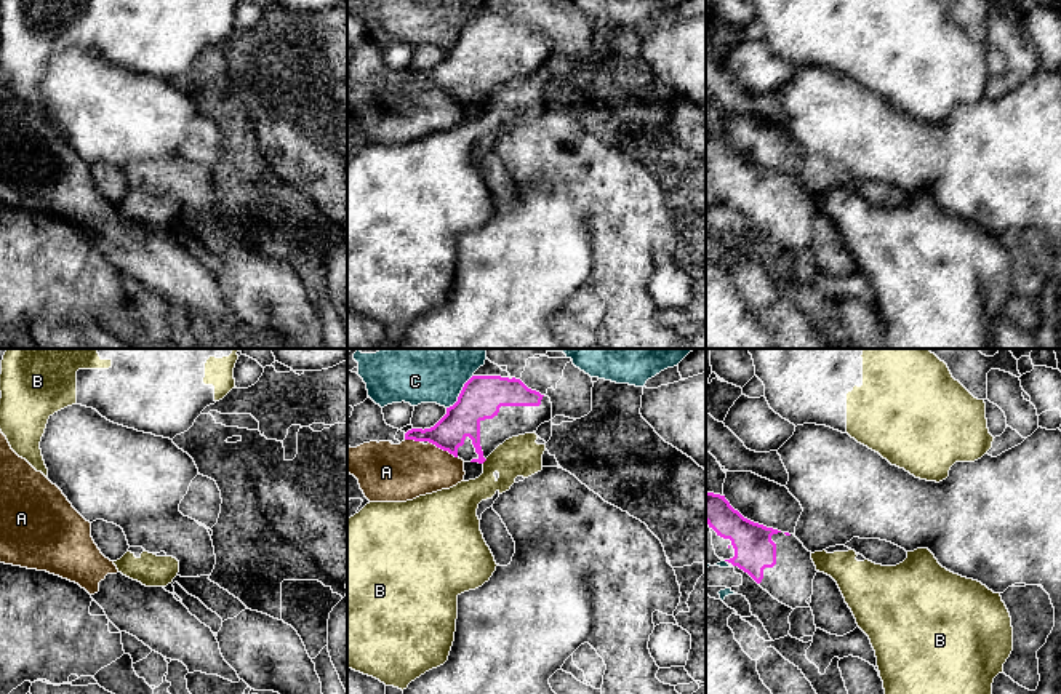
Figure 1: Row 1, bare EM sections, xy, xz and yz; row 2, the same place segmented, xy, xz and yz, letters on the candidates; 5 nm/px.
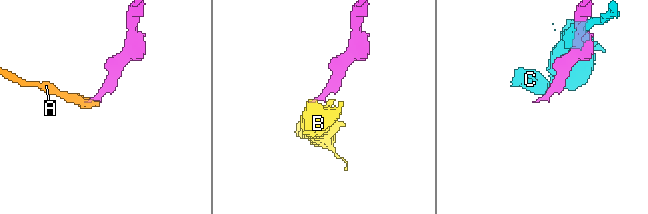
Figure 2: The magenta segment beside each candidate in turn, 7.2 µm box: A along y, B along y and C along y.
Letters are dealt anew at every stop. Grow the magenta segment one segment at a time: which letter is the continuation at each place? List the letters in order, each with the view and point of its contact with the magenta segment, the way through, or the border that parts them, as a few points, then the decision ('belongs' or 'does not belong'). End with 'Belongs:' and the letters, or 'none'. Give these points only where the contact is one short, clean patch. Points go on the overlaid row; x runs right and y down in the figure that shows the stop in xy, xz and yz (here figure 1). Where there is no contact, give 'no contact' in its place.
A: contact xz (444, 450); border xz (429, 442), (456, 458); does not belong
B: contact xz (484, 461); border xz (487, 459), (482, 462); does not belong
C: contact xz (461, 392); does not belong
Belongs: none

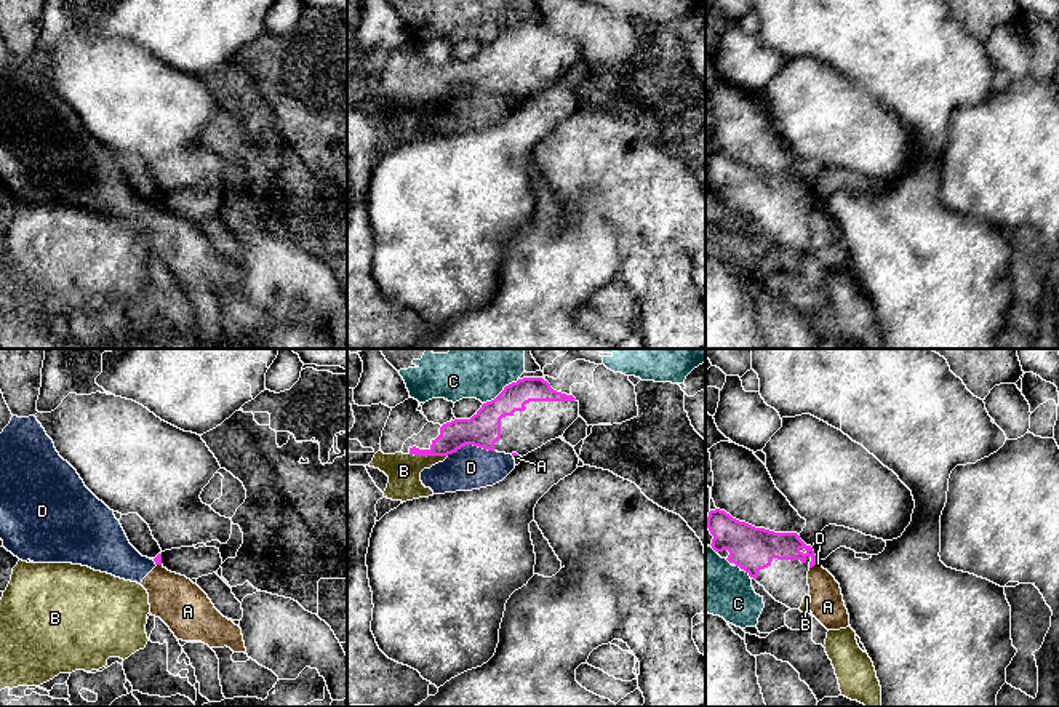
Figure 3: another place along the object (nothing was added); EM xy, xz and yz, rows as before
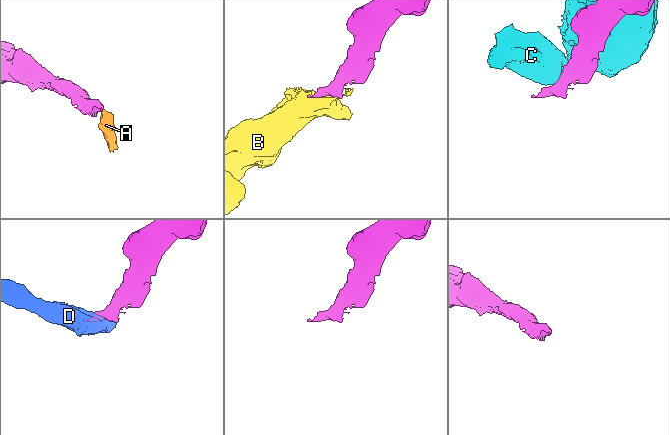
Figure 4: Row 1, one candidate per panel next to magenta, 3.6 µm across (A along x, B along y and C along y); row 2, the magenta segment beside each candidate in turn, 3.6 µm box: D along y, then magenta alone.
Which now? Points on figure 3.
A: contact yz (811, 567); border yz (815, 563), (810, 568); does not belong
B: contact xz (429, 455); way xz (453, 435), (429, 455), (403, 471); belongs
C: contact xz (503, 391); does not belong
D: contact xz (469, 443); border xz (493, 450), (463, 445), (447, 455); does not belong
Belongs: B

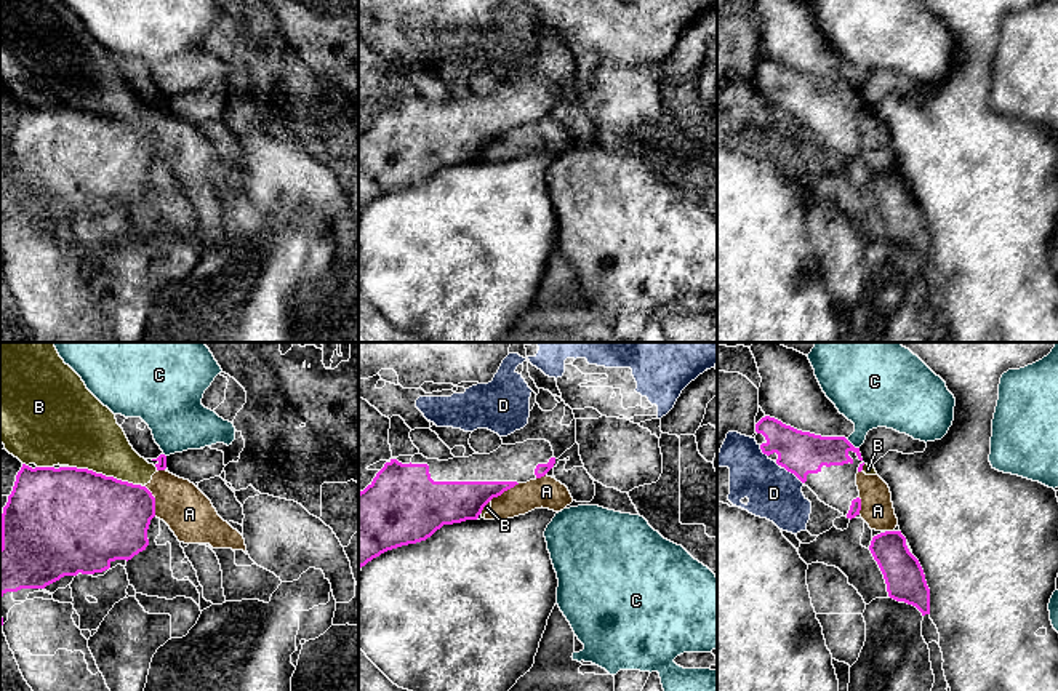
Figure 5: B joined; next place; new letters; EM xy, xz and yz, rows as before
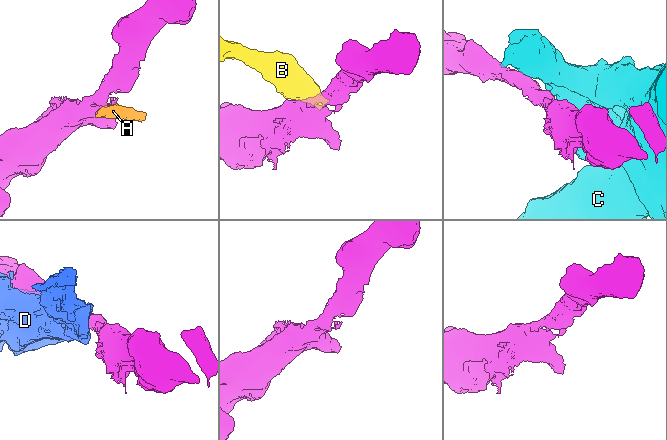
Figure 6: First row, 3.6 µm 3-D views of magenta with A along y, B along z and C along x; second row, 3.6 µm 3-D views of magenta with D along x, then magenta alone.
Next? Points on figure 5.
A: contact xy (154, 501); border xy (144, 485), (154, 498), (156, 515); does not belong
B: contact xy (104, 475); does not belong
C: contact yz (850, 443); border yz (845, 439), (858, 448); does not belong
D: contact yz (794, 474); does not belong
Belongs: none

